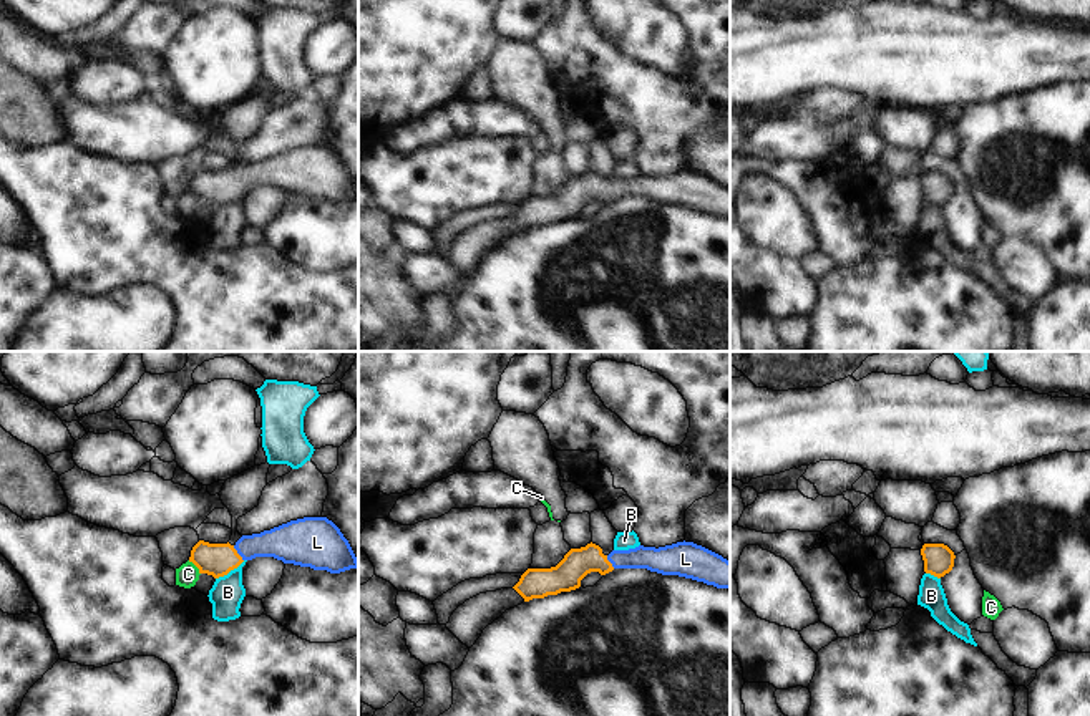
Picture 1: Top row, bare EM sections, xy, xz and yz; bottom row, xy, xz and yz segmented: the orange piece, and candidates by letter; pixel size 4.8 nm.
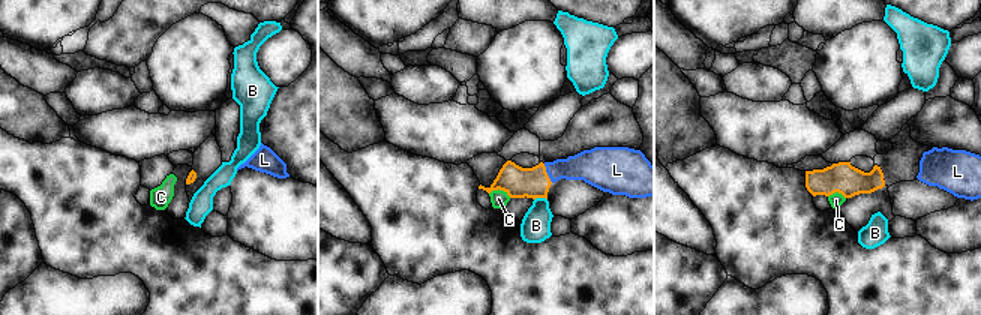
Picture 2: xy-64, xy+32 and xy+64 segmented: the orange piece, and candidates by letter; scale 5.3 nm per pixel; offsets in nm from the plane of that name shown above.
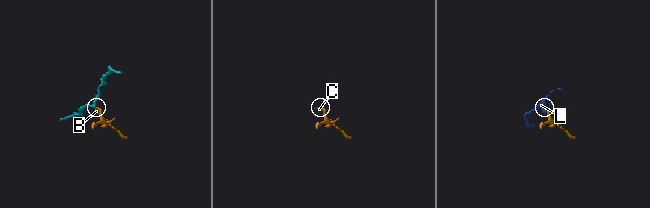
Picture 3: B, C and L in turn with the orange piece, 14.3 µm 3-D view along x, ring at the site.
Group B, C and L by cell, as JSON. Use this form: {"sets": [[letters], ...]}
{"sets": [["B"], ["C"], ["L"]]}

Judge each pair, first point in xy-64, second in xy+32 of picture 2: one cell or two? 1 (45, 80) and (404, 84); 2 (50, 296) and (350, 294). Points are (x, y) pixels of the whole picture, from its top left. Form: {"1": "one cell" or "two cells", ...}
{"1": "two cells", "2": "two cells"}

